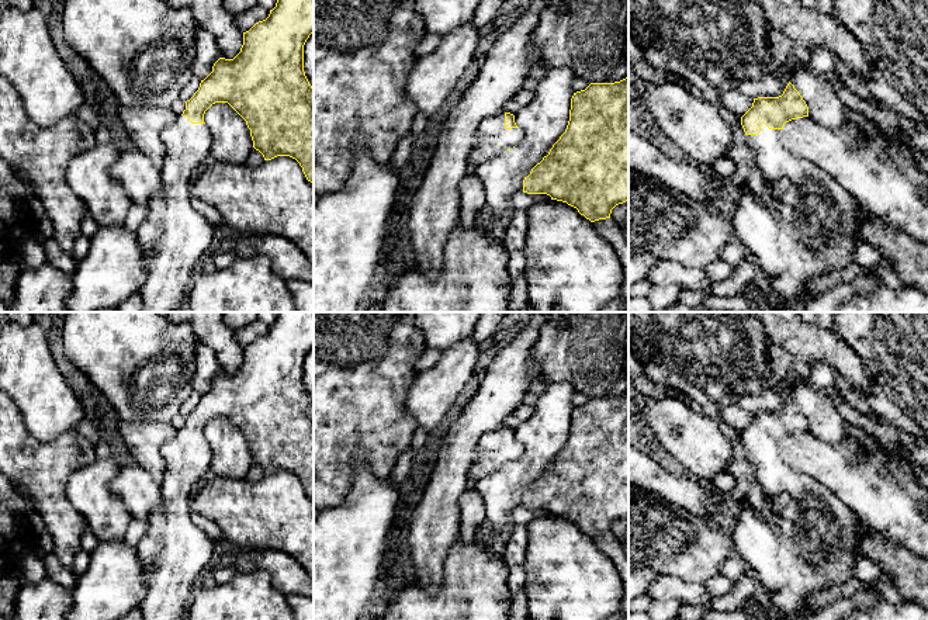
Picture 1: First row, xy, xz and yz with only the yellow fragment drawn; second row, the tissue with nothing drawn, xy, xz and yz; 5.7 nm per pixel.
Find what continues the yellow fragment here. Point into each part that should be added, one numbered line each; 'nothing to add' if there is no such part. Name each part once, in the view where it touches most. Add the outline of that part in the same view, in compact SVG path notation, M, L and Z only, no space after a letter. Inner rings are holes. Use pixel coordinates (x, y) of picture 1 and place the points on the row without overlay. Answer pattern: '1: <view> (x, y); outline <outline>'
1: yz (813, 543); outline M762 439L761 447L745 450L745 456L763 496L787 493L789 503L780 513L765 506L765 520L742 505L730 537L731 551L747 562L758 583L755 595L759 599L782 620L804 620L810 614L806 603L810 593L853 579L859 536L866 524L831 489L787 465L782 444L769 444Z

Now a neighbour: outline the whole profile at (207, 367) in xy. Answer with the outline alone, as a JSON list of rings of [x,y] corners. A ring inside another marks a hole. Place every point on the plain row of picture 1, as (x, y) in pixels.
[[[195,344],[195,371],[193,375],[193,388],[197,394],[204,395],[211,387],[214,378],[221,373],[215,353],[208,346]]]

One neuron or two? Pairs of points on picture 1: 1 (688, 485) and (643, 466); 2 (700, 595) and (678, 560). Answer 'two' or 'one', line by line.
1: one
2: two

